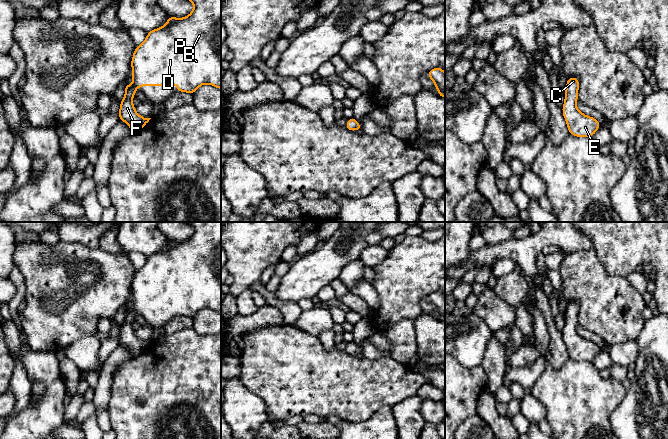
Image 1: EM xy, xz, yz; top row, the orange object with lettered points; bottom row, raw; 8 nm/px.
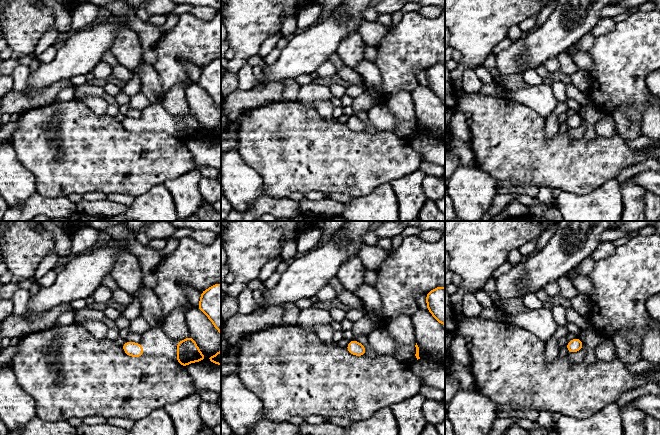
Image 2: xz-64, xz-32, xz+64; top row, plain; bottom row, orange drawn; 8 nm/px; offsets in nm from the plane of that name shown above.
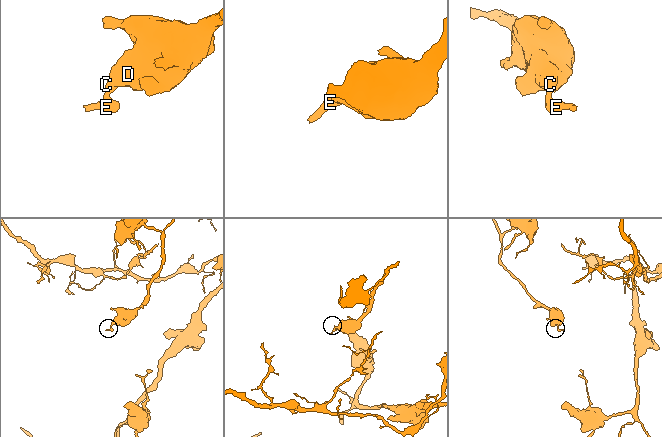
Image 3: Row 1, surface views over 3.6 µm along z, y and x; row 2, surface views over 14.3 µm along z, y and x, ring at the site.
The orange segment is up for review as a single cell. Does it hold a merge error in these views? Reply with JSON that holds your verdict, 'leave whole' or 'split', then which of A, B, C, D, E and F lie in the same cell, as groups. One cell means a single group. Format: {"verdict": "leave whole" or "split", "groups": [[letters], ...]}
{"verdict": "leave whole", "groups": [["A", "B", "C", "D", "E", "F"]]}

